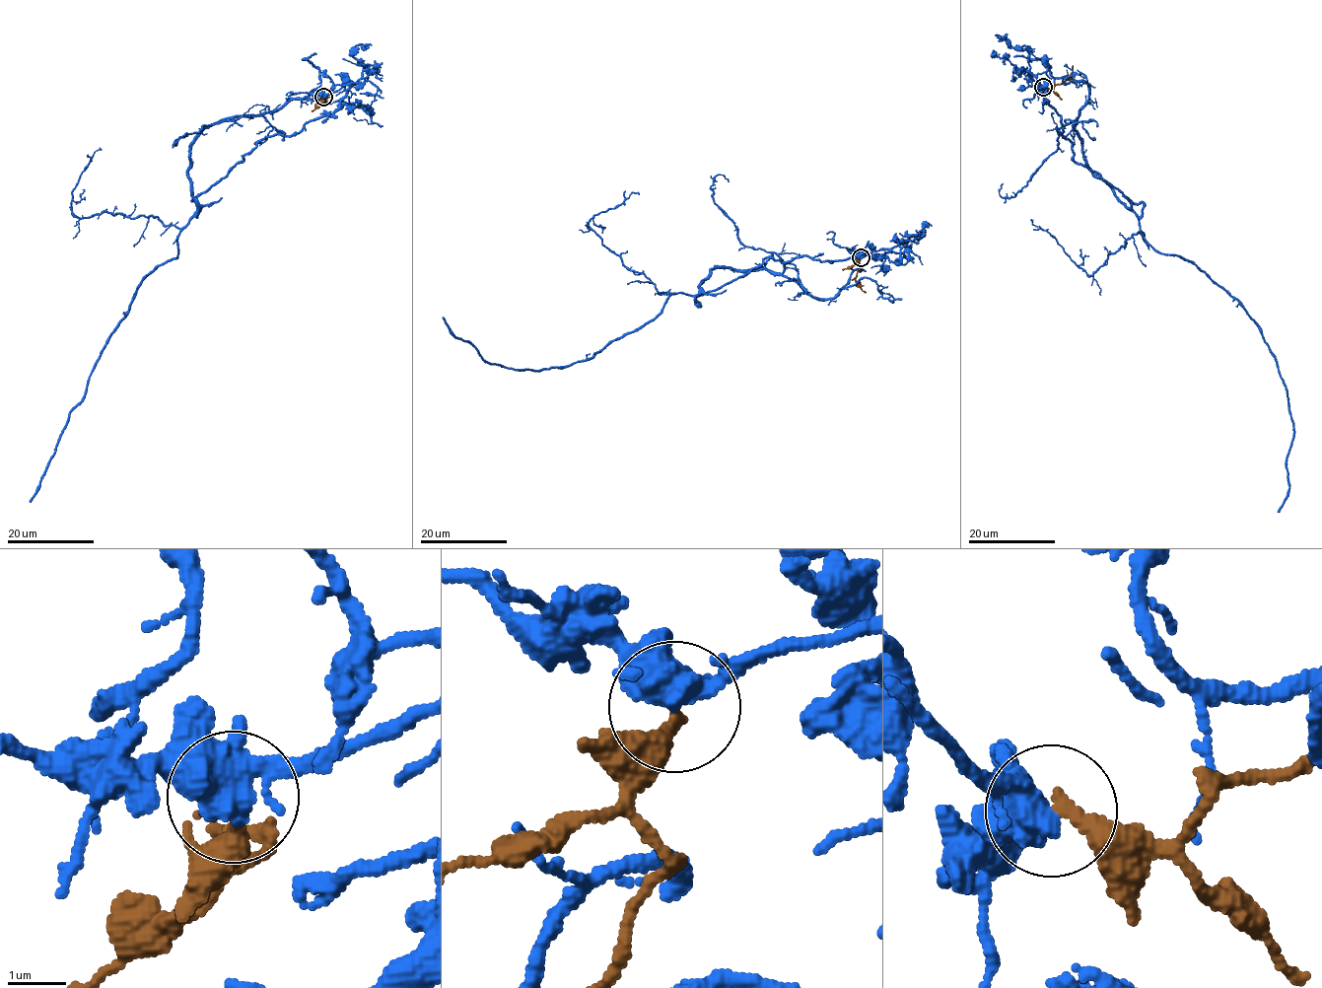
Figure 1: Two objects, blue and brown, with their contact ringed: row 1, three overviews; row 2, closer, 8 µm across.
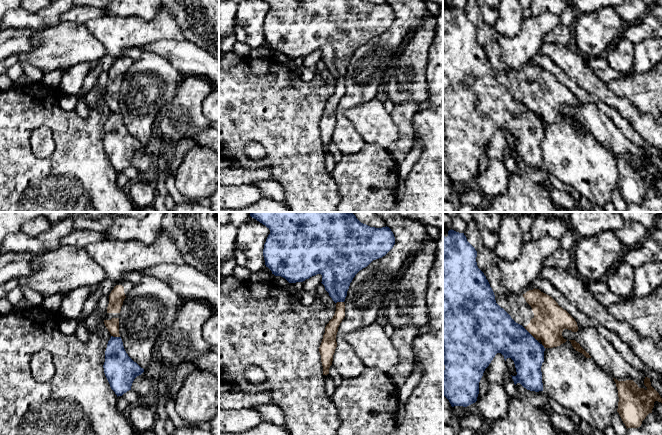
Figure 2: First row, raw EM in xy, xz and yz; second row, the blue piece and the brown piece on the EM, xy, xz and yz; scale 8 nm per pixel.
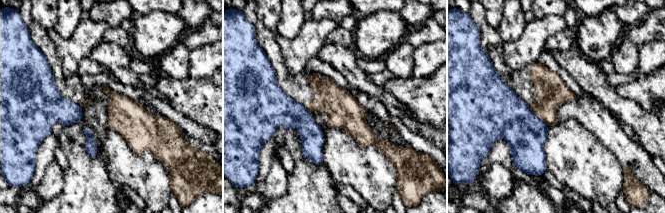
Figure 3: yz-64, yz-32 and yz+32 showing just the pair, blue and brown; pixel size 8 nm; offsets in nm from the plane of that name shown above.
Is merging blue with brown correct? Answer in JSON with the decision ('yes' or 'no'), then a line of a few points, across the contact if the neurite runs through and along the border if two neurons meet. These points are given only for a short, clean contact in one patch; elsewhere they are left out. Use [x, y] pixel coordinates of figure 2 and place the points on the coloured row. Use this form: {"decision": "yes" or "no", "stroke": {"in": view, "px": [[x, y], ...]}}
{"decision": "no", "stroke": {"in": "yz", "px": [[523, 327], [536, 340]]}}

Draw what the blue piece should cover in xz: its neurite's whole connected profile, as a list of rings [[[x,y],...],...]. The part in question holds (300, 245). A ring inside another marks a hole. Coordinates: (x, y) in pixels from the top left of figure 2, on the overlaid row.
[[[250,212],[250,216],[270,230],[263,256],[272,274],[285,278],[289,283],[303,282],[321,274],[321,283],[335,303],[345,301],[350,283],[360,270],[385,256],[395,244],[389,227],[370,227],[361,223],[352,212]]]

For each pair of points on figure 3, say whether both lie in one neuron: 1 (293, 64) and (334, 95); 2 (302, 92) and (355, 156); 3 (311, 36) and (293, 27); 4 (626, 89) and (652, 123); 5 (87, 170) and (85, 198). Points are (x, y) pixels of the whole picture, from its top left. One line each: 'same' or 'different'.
1: different
2: different
3: different
4: different
5: same

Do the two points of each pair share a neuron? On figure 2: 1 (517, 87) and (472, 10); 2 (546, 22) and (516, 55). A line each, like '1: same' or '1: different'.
1: same
2: same

